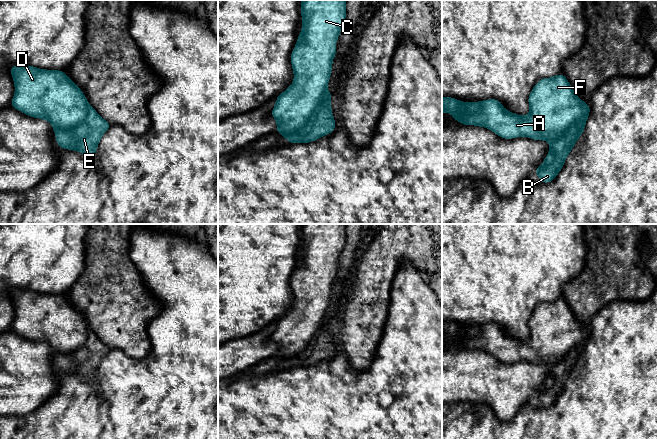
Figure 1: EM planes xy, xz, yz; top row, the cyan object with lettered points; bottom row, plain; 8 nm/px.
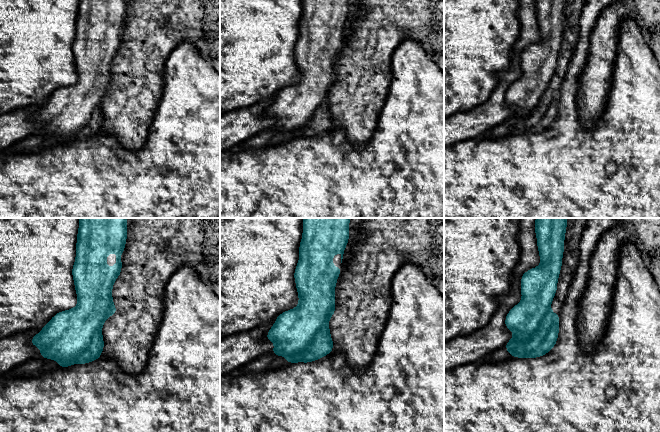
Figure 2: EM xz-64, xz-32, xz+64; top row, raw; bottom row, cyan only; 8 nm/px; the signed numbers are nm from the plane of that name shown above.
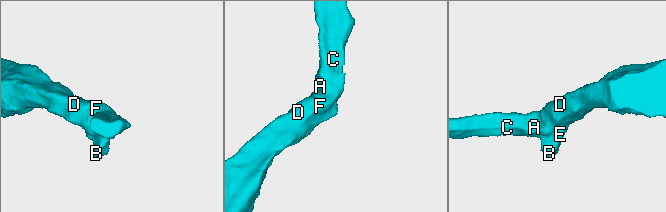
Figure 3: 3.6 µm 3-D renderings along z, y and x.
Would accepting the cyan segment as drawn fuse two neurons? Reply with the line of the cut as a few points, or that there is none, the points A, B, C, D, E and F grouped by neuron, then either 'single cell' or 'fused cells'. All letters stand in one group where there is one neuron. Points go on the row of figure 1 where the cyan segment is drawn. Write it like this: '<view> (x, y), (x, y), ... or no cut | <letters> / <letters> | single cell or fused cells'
xz (325, 89), (317, 106), (303, 125), (288, 132), (278, 132) | A C D F / B E | fused cells

